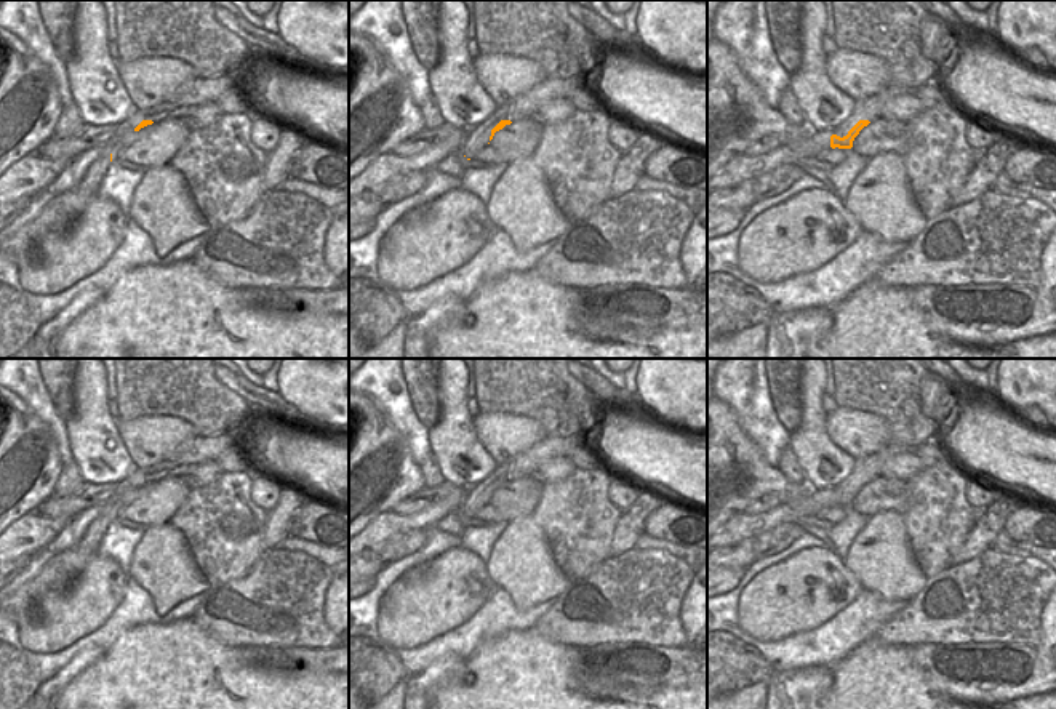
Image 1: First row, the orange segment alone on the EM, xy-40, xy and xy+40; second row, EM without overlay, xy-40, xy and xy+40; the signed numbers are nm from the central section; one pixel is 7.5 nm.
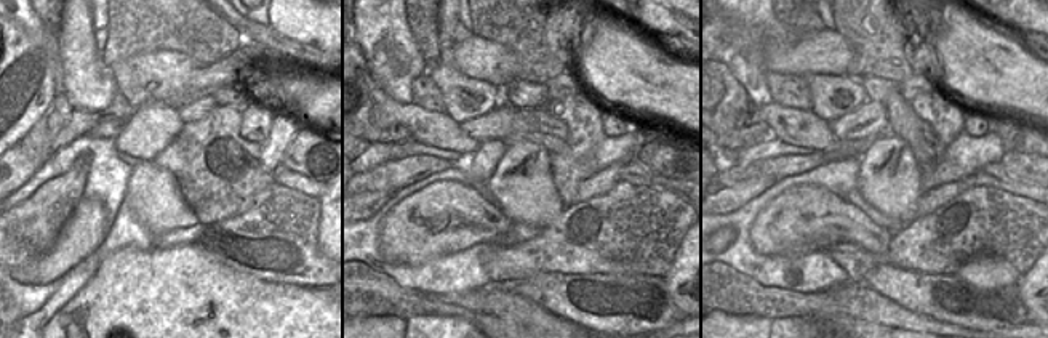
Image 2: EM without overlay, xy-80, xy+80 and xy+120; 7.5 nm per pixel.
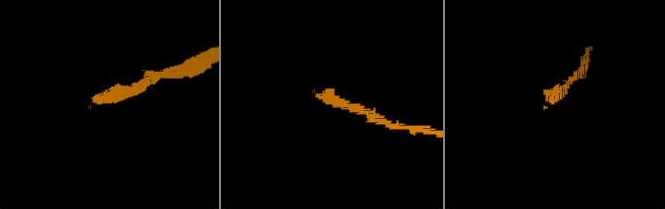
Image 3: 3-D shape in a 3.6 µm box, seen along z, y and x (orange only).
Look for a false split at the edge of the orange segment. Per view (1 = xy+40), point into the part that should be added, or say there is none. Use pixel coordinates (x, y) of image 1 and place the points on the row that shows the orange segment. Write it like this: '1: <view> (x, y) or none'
1: none

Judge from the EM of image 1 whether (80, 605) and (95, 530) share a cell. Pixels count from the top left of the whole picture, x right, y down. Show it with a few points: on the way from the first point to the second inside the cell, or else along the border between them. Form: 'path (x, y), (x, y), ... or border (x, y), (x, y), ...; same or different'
border (95, 552), (69, 589); different

